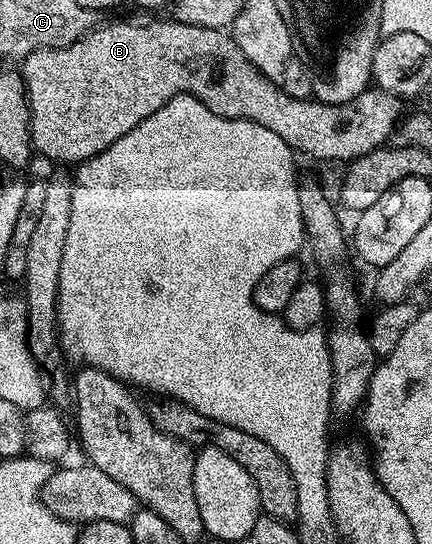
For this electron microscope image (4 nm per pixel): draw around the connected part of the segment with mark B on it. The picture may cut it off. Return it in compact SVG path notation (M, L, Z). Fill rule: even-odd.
M175 18L148 20L145 24L131 24L128 20L103 24L61 48L34 50L22 61L32 147L48 160L71 166L83 164L102 154L111 144L118 142L118 138L130 134L130 130L166 106L166 102L175 96L192 96L227 120L249 120L258 126L266 126L266 130L274 130L282 142L289 144L293 153L305 152L316 160L351 162L362 158L362 154L370 154L375 148L389 143L402 116L401 97L372 86L345 104L323 104L315 98L292 98L277 81L263 76L253 66L227 31L218 28L184 24Z

